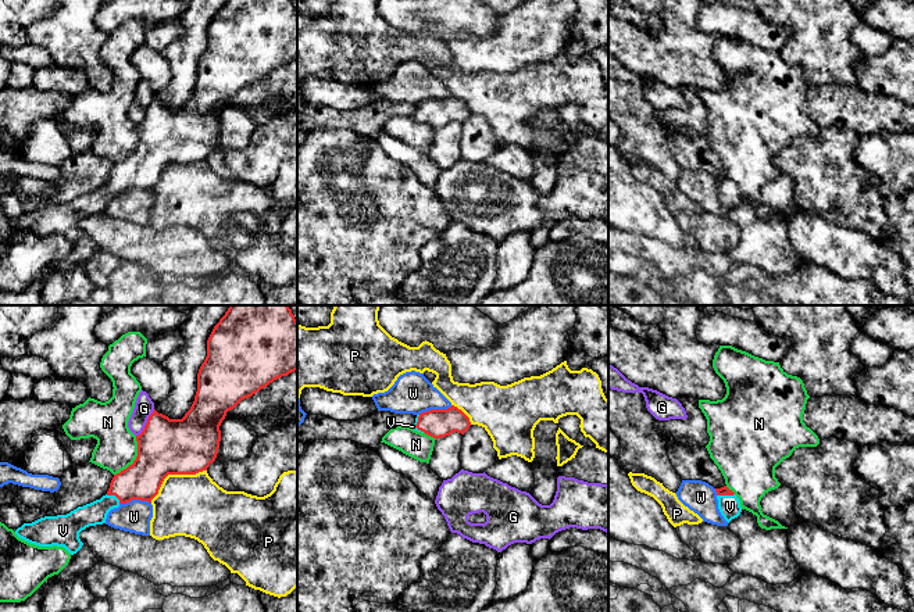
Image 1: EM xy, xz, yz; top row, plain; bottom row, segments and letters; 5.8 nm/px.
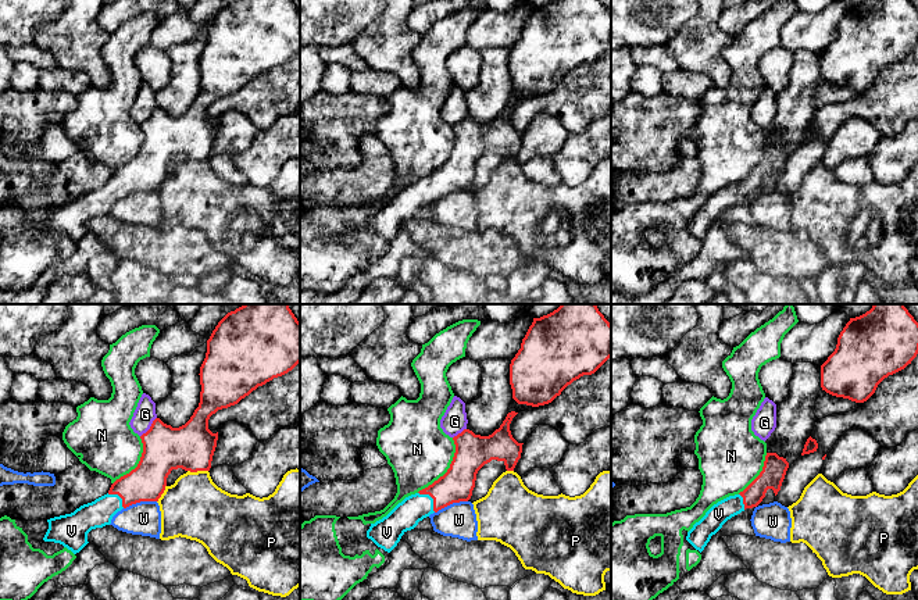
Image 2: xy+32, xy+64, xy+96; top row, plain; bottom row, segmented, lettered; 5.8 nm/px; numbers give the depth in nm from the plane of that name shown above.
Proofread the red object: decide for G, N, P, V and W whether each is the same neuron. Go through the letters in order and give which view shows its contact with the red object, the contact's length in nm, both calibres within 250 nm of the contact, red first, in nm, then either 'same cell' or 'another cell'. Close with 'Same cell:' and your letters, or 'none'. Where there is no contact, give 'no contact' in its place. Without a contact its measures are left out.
G: xy | 190 nm | 320/110 nm | another cell
N: xy | 260 nm | 320/240 nm | another cell
P: xy | 380 nm | 320/360 nm | another cell
V: yz | 110 nm | 50/130 nm | same cell
W: xz | 200 nm | 160/240 nm | another cell
Same cell: V

